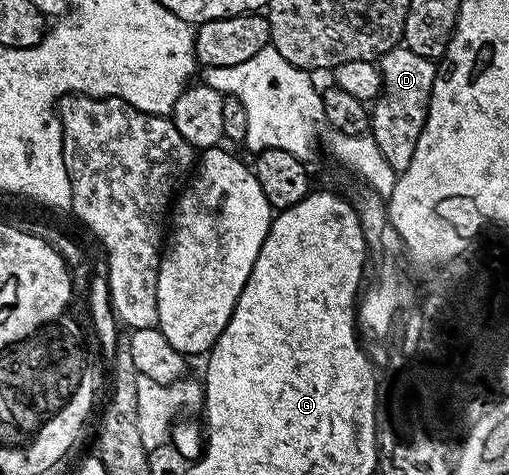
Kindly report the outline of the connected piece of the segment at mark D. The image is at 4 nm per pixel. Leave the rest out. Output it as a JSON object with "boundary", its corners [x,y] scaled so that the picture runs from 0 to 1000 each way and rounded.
{"boundary":[[[784,95],[762,103],[741,135],[750,154],[750,198],[731,217],[731,282],[747,322],[754,322],[754,339],[788,364],[809,347],[809,322],[817,322],[817,297],[825,297],[841,246],[857,133],[851,124],[825,120],[825,112],[809,112],[809,103],[796,95]]]}

